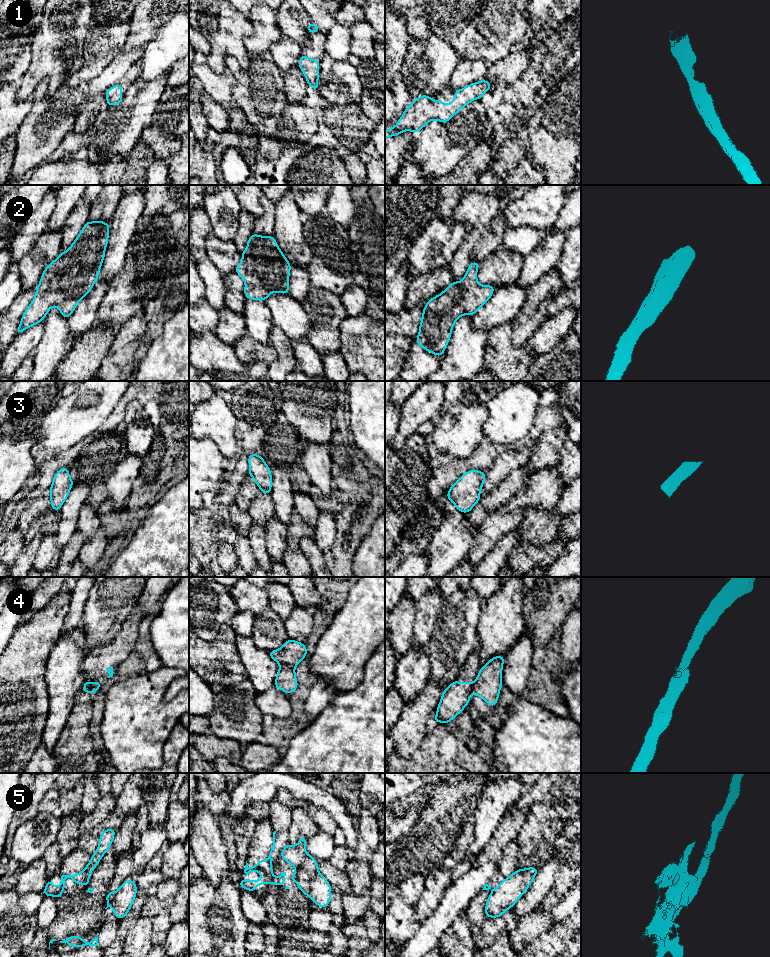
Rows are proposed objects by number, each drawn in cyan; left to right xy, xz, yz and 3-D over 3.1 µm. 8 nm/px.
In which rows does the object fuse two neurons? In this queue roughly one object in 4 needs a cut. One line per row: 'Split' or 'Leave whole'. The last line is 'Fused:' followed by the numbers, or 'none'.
1: Leave whole
2: Leave whole
3: Leave whole
4: Split
5: Leave whole
Fused: 4

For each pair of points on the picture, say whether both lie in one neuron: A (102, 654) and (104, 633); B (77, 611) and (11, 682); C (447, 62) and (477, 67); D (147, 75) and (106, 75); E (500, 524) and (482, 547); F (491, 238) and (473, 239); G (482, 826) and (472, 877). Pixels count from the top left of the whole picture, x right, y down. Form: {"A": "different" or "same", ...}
{"A": "different", "B": "different", "C": "different", "D": "different", "E": "same", "F": "same", "G": "different"}

